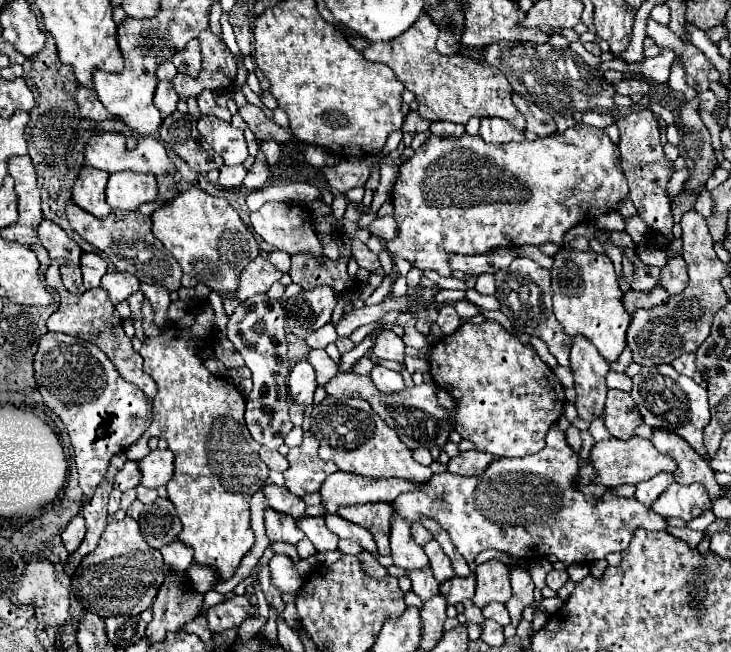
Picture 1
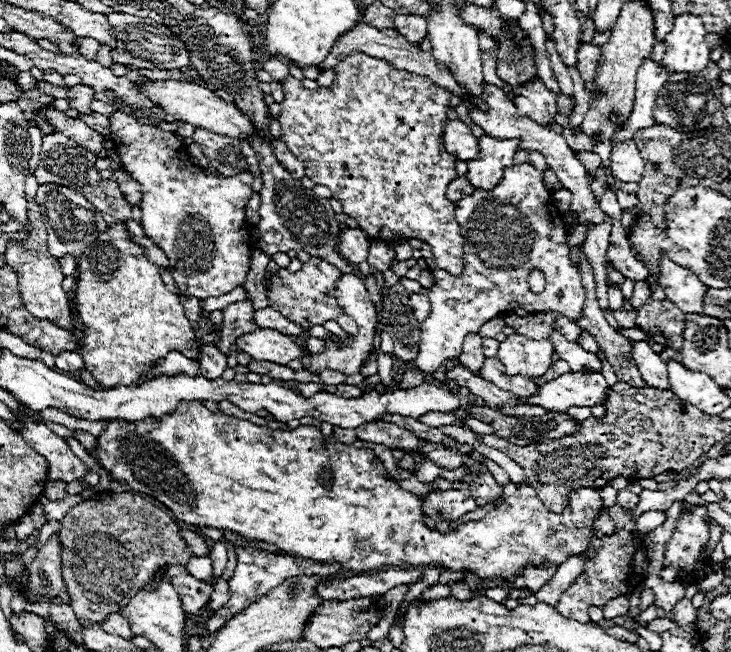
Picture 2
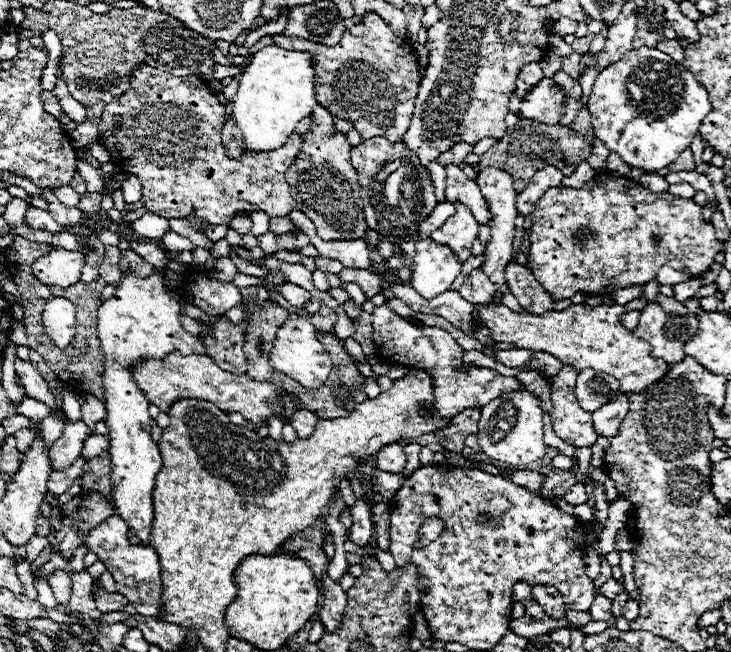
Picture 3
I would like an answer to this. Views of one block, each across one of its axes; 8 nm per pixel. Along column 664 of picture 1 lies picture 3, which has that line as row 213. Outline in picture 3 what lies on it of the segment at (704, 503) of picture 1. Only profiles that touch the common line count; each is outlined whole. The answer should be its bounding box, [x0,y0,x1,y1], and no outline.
[478,168,518,304]

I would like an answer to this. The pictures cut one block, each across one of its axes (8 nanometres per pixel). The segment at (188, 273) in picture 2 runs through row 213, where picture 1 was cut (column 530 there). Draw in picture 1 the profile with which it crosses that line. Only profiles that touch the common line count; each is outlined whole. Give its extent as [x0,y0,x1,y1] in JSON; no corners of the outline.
[386,122,628,278]

